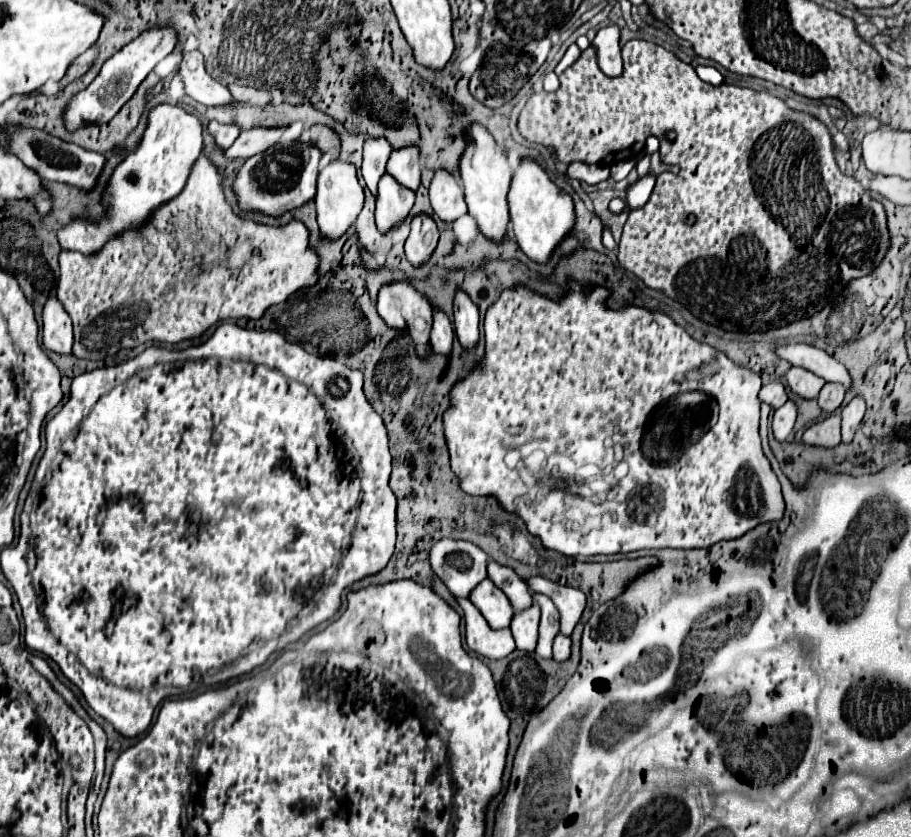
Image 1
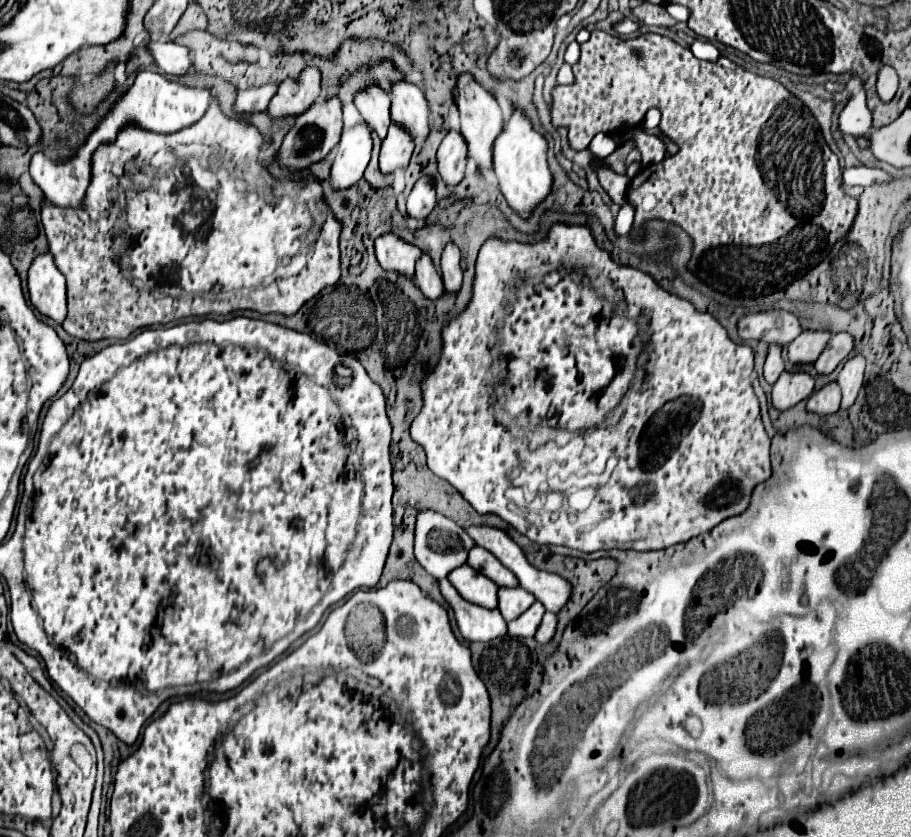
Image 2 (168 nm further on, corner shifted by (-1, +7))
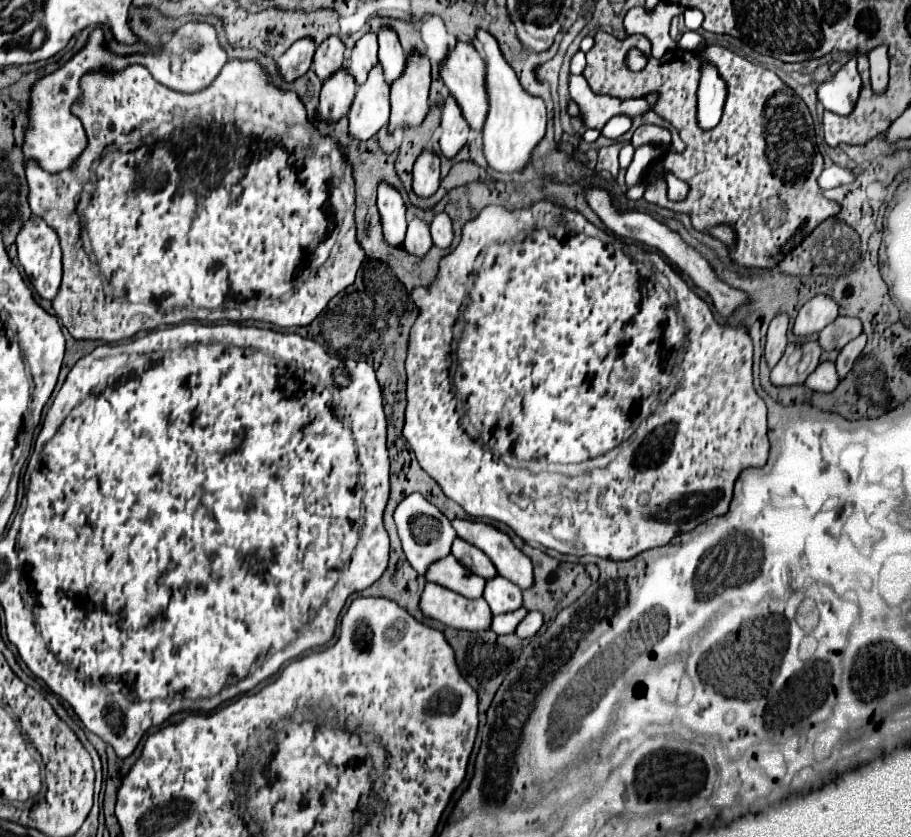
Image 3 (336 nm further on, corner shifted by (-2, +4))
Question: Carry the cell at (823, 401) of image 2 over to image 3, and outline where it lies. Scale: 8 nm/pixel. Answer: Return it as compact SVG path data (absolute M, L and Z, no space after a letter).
M822 361L816 371L812 371L812 375L808 375L806 385L814 391L824 391L830 393L836 389L838 385L838 373L836 373L836 365L832 361Z

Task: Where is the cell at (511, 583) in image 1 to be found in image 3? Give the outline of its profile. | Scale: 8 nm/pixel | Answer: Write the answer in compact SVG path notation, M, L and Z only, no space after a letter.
M456 537L452 543L452 555L474 575L480 575L484 579L492 579L496 577L496 569L492 567L490 559L476 547L468 545L468 541Z

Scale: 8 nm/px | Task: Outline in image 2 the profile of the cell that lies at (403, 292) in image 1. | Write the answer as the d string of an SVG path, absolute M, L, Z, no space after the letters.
M385 234L375 240L375 256L385 272L395 272L413 280L415 264L419 260L419 248L399 240L395 234Z

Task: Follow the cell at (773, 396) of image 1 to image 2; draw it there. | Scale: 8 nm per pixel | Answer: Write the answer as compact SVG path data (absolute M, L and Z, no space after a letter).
M769 346L769 356L767 356L767 362L765 362L765 380L773 386L783 370L785 370L785 362L781 358L781 348Z

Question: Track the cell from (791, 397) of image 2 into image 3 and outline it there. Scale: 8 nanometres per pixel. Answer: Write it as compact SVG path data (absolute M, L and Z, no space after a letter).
M804 341L804 343L788 343L782 359L772 369L774 385L798 385L804 383L806 377L820 363L820 343Z

